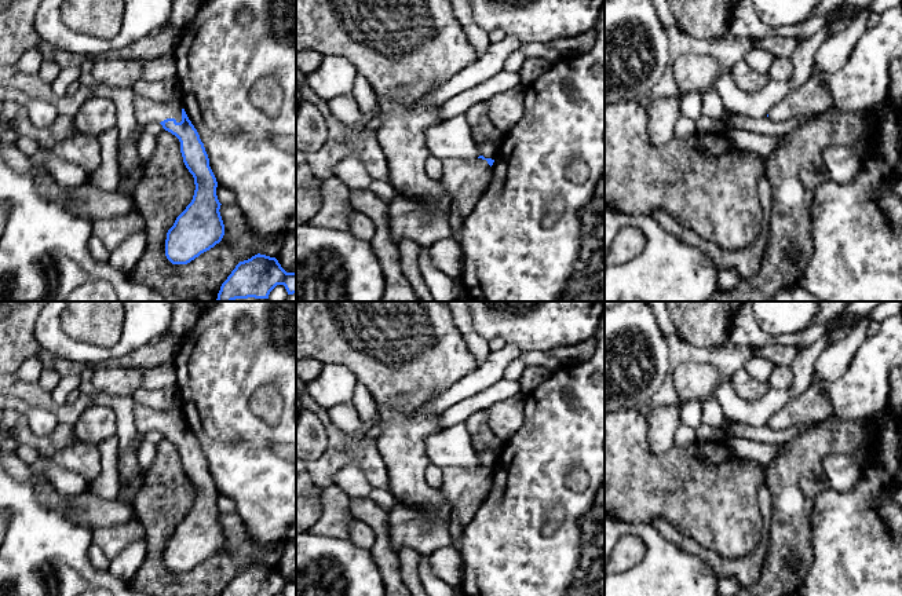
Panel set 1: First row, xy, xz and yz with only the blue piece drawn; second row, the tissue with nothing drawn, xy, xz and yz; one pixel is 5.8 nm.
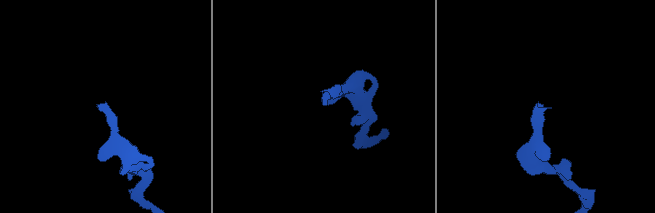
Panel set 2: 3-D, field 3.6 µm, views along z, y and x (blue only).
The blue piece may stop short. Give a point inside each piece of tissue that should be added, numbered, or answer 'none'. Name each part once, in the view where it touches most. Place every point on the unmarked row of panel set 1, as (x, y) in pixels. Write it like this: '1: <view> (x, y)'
1: xy (146, 419)

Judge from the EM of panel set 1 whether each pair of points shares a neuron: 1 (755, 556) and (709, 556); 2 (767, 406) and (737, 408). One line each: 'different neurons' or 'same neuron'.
1: same neuron
2: same neuron

